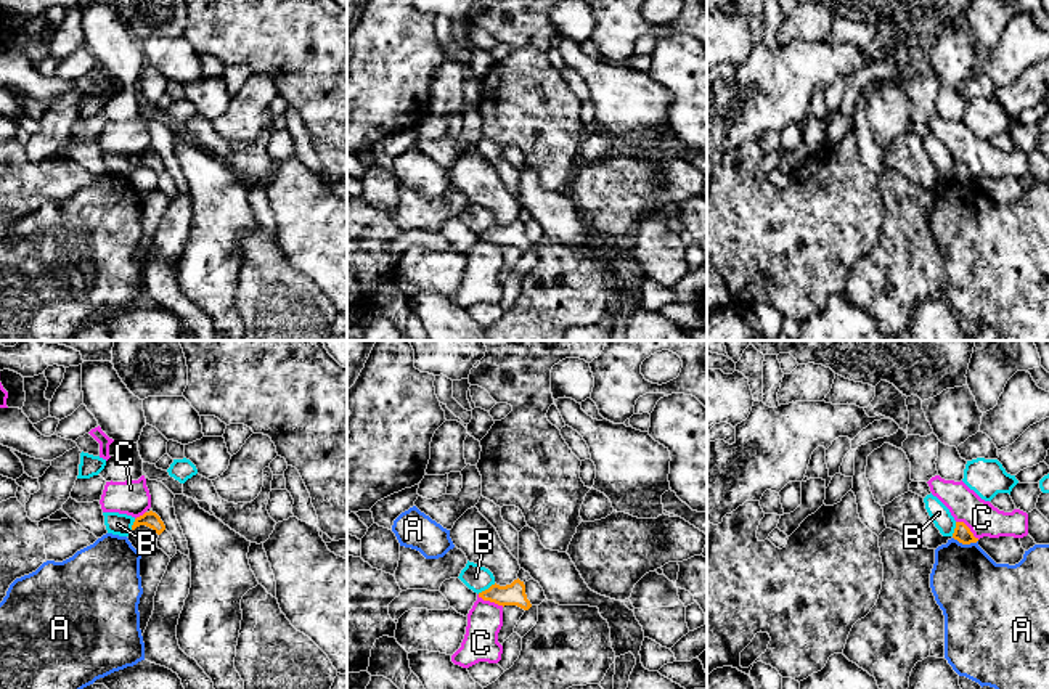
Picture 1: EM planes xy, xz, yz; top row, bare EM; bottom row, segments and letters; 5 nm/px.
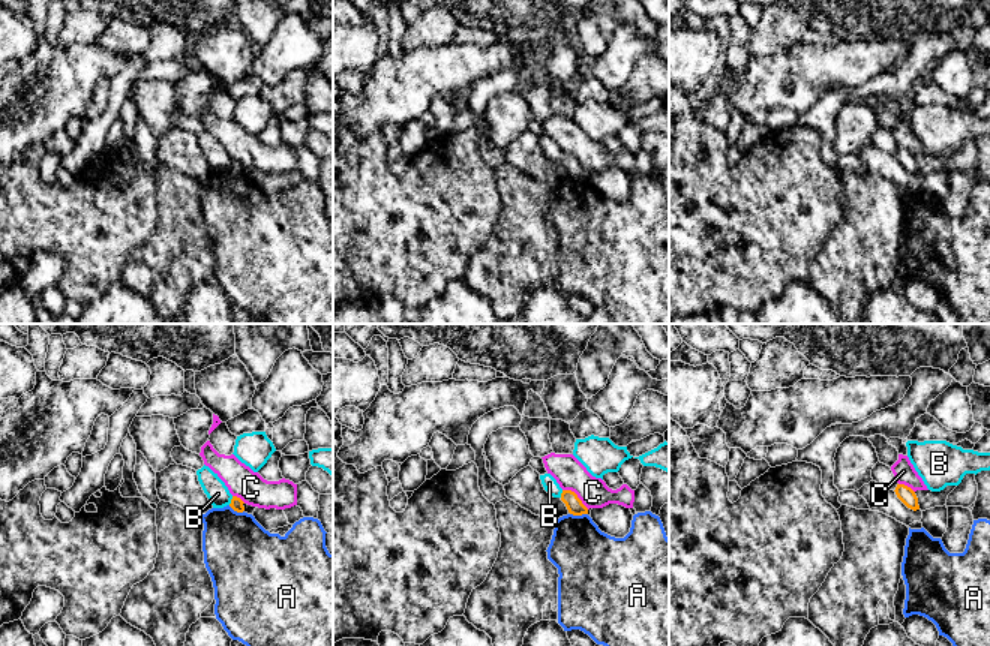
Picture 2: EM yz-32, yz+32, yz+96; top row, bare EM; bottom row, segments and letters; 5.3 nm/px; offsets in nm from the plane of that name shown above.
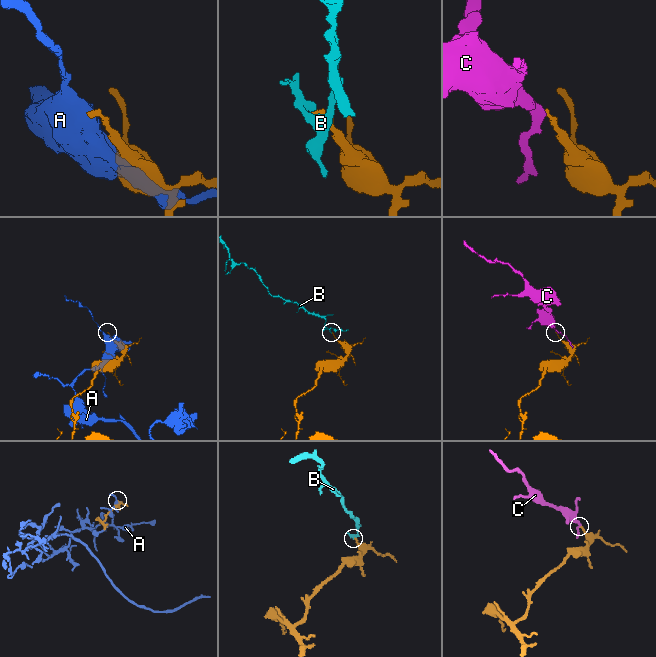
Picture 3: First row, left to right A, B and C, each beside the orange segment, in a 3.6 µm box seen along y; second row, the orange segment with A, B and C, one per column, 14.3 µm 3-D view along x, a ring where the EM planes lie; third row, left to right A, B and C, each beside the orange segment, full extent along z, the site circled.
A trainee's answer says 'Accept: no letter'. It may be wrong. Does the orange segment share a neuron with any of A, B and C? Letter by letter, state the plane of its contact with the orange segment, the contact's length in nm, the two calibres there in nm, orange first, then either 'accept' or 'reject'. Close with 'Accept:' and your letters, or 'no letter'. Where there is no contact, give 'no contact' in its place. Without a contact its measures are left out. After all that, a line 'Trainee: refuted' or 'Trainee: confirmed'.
A: yz | 130 nm | 90/360 nm | reject
B: xz | 110 nm | 110/130 nm | reject
C: xz | 150 nm | 110/180 nm | reject
Accept: no letter
Trainee: confirmed

